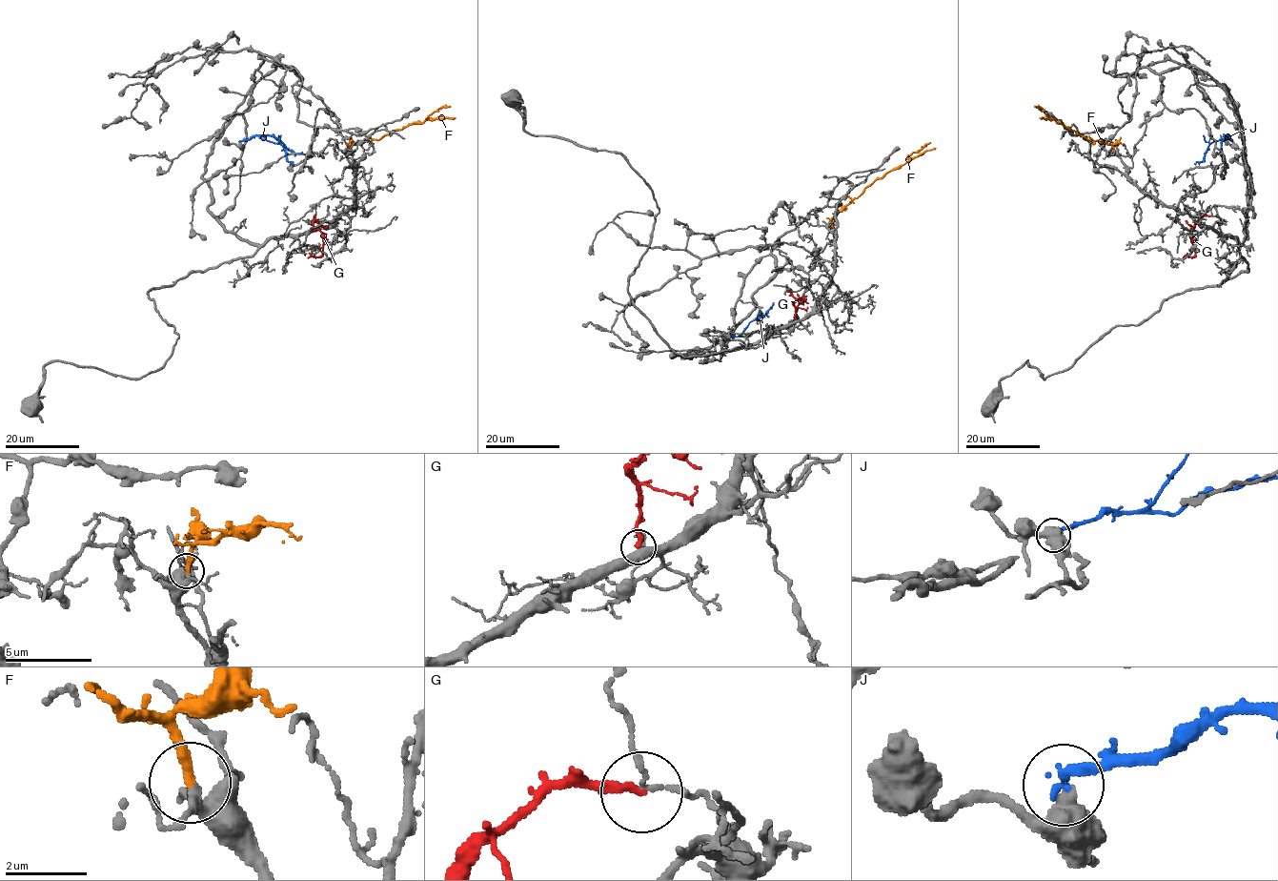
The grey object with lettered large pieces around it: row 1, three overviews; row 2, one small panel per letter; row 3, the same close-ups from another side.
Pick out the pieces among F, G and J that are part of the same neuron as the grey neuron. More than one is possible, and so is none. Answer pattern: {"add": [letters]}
{"add": ["F"]}

